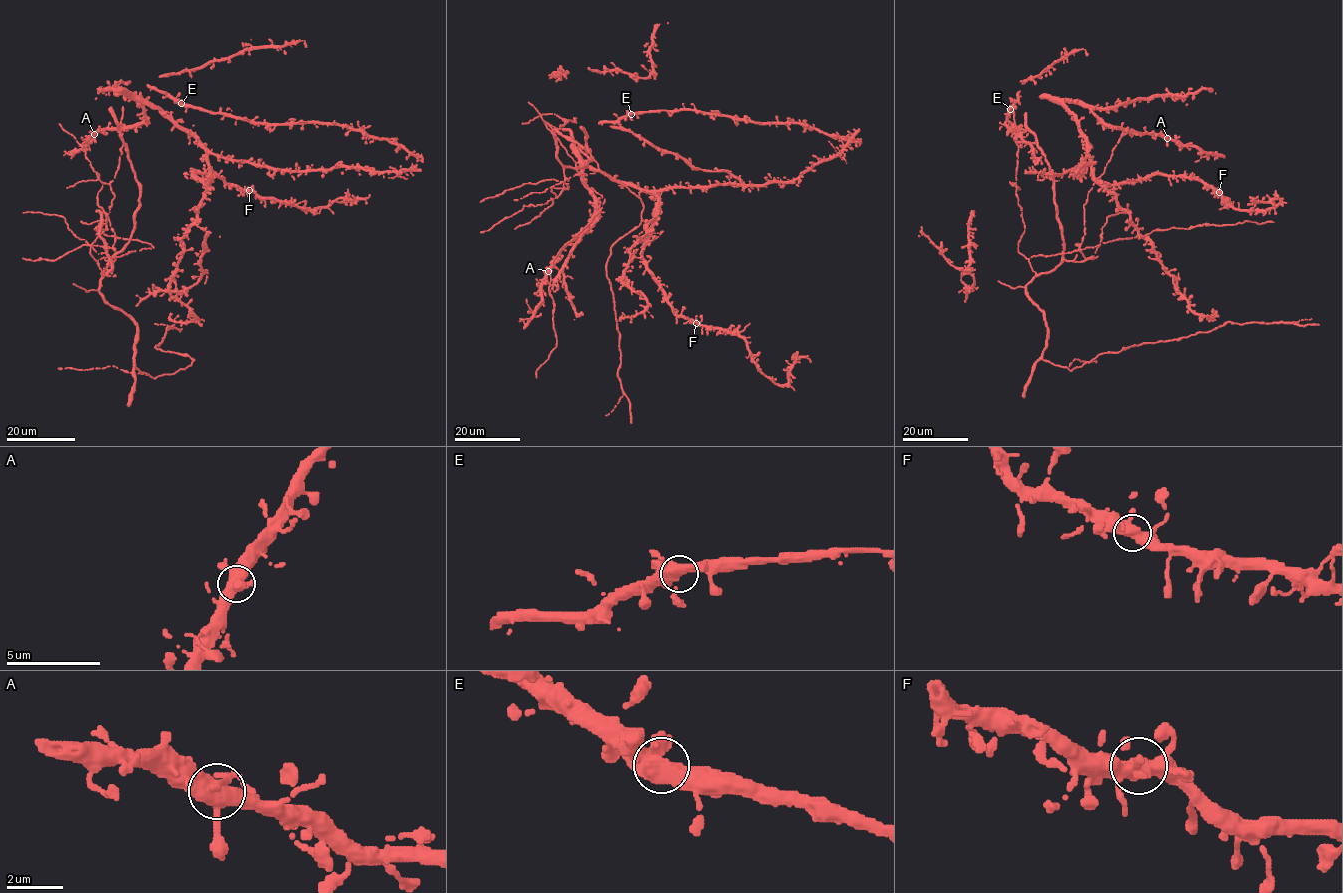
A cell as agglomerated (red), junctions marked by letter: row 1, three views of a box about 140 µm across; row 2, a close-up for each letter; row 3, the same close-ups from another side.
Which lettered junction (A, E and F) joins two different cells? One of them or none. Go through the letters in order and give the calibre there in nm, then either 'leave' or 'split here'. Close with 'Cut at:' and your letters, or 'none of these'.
A: 400 nm thick; leave
E: 400 nm thick; leave
F: 420 nm thick; leave
Cut at: none of these

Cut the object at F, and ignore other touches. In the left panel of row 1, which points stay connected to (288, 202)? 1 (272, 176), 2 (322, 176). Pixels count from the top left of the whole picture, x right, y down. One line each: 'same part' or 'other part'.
1: other part
2: other part

